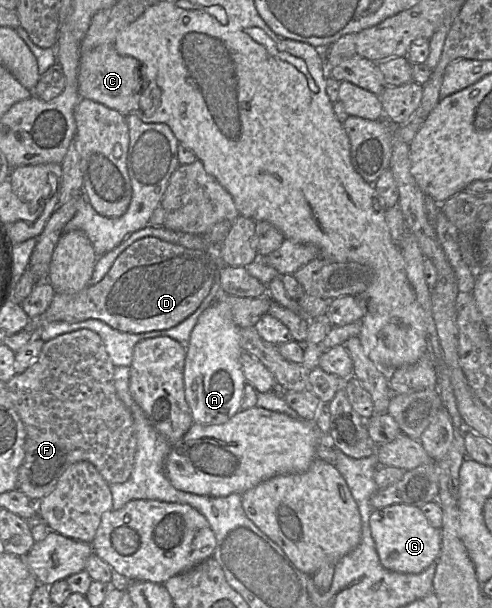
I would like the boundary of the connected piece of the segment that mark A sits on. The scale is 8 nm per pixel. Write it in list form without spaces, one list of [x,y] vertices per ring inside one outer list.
[[[216,301],[199,316],[193,328],[184,367],[185,398],[193,421],[204,425],[227,422],[241,410],[246,379],[241,356],[240,327],[232,318],[229,306]]]

